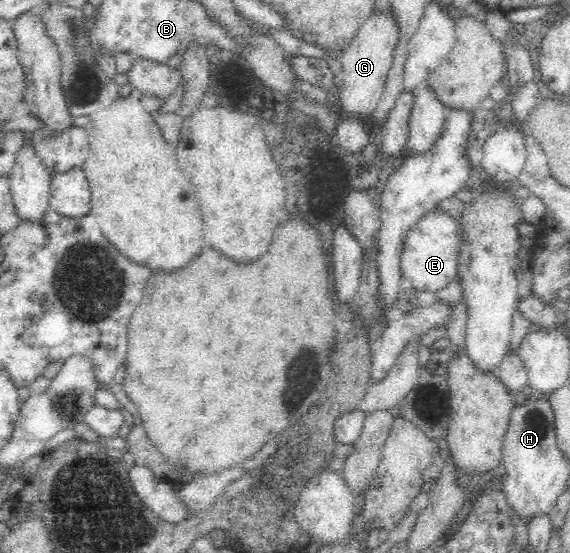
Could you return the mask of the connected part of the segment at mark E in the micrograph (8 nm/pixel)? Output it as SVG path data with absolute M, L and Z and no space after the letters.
M439 206L423 213L402 241L400 268L402 275L412 283L413 291L437 291L455 280L455 256L458 254L458 224Z

